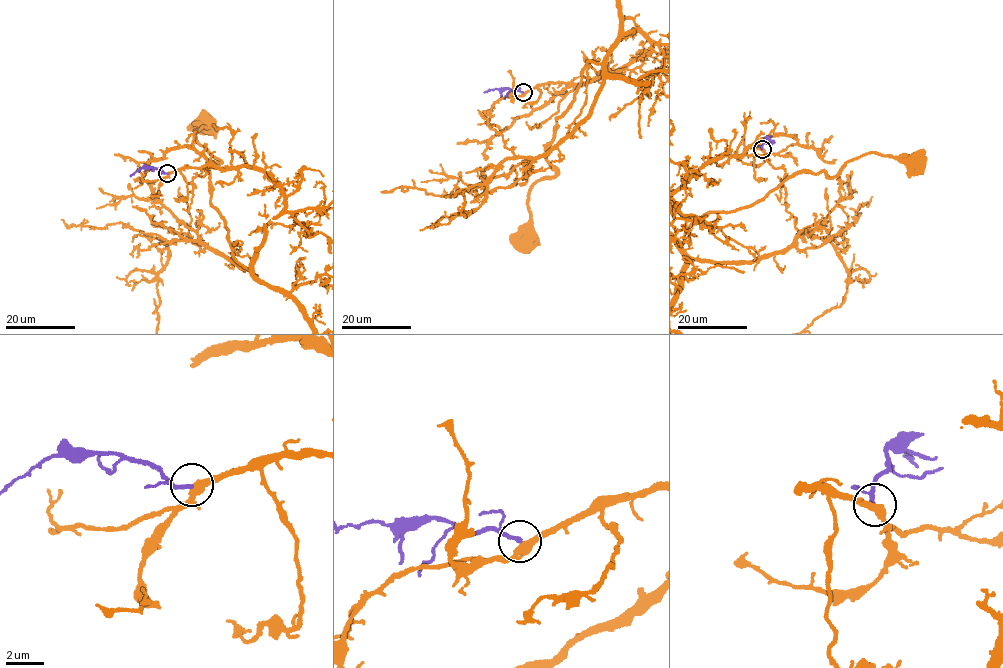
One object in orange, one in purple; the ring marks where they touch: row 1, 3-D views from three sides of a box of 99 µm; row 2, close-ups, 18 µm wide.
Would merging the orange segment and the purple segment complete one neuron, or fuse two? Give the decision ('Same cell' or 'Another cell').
Same cell

